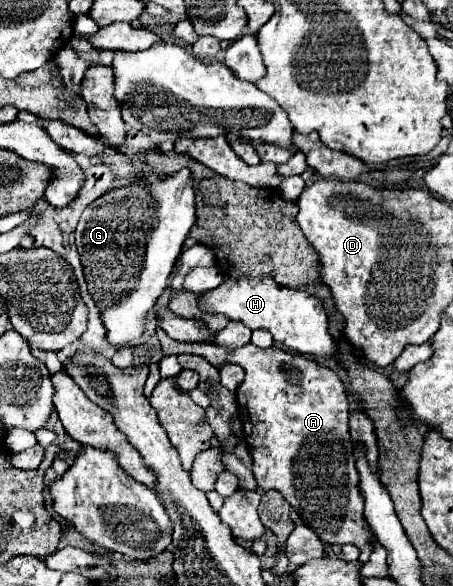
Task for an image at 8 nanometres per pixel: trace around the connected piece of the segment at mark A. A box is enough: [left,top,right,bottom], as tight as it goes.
[215,343,371,563]

